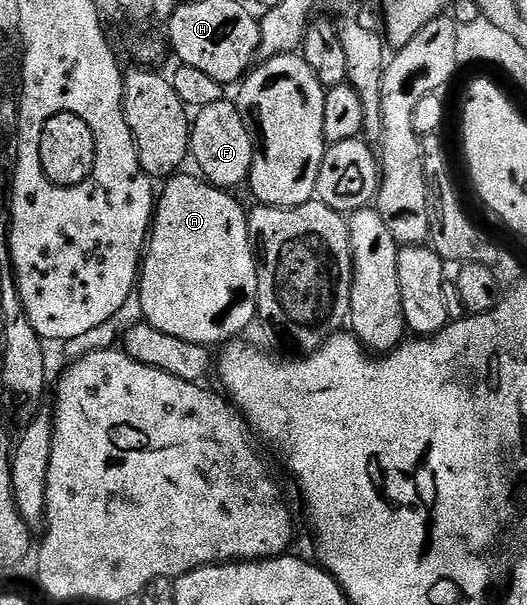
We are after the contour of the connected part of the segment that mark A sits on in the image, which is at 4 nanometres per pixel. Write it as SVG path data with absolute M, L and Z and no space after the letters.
M186 171L179 172L177 175L169 178L169 180L163 184L166 186L164 186L163 189L161 186L160 192L157 194L156 208L154 210L154 220L152 222L152 228L148 238L148 248L142 258L142 268L140 270L138 284L136 286L136 305L138 301L139 307L142 308L143 315L146 316L143 317L145 324L156 327L156 331L164 331L164 335L176 335L176 339L184 339L188 343L196 343L197 345L204 345L207 347L218 347L223 343L229 343L235 339L241 338L243 336L242 332L244 332L250 324L255 324L258 315L258 258L254 252L254 242L250 239L250 218L248 216L247 210L245 208L242 210L241 203L238 202L236 198L234 198L235 194L233 192L220 189L217 185L211 185L209 181L203 179L201 176L193 176L194 177L189 177L189 175L186 174Z

